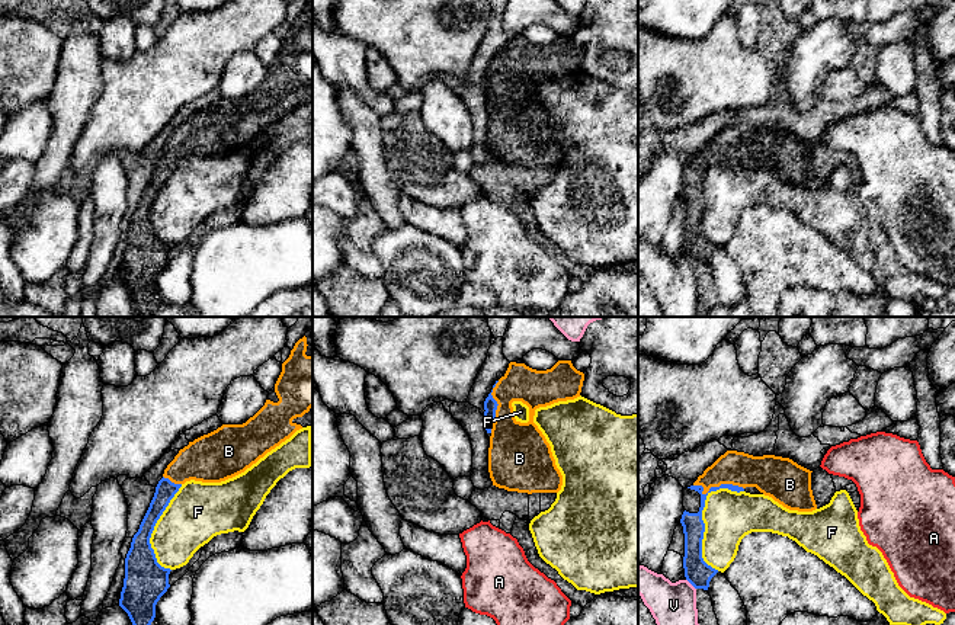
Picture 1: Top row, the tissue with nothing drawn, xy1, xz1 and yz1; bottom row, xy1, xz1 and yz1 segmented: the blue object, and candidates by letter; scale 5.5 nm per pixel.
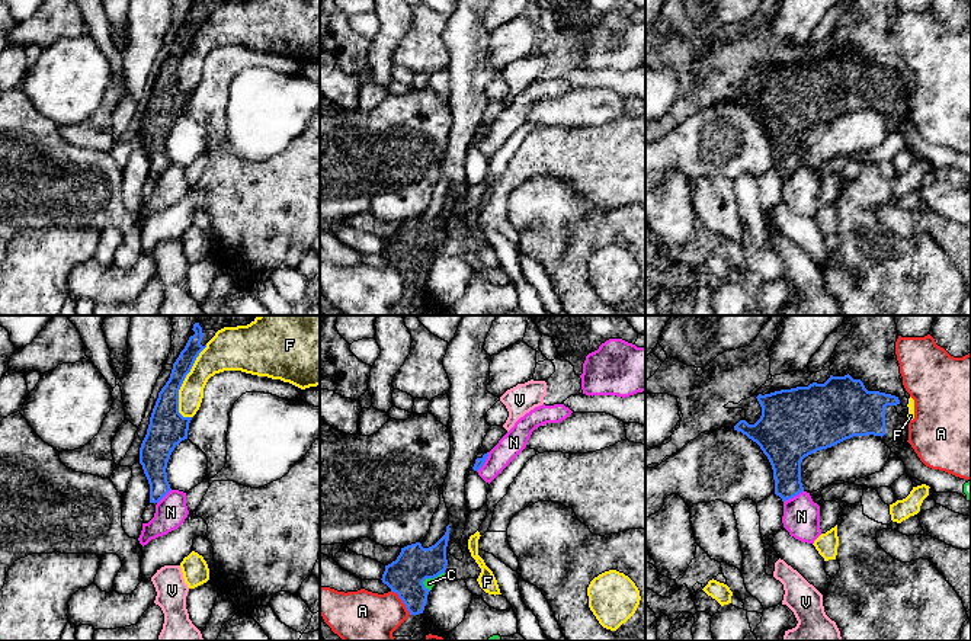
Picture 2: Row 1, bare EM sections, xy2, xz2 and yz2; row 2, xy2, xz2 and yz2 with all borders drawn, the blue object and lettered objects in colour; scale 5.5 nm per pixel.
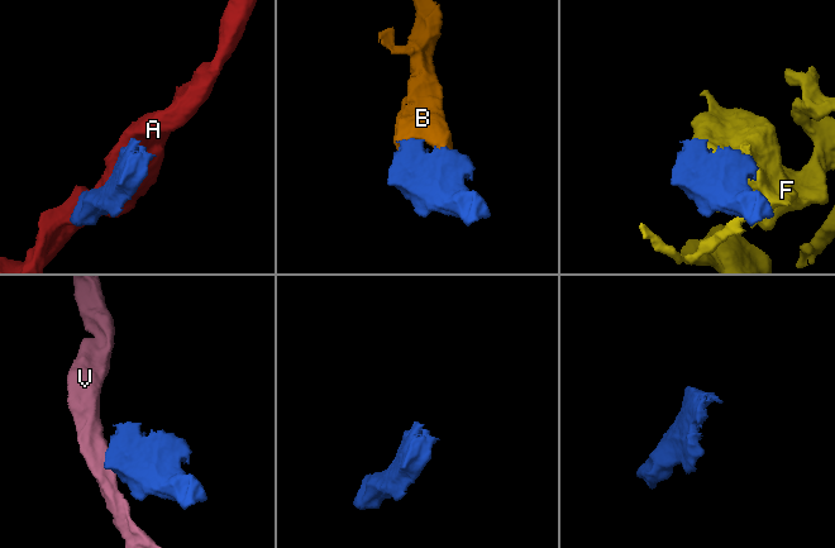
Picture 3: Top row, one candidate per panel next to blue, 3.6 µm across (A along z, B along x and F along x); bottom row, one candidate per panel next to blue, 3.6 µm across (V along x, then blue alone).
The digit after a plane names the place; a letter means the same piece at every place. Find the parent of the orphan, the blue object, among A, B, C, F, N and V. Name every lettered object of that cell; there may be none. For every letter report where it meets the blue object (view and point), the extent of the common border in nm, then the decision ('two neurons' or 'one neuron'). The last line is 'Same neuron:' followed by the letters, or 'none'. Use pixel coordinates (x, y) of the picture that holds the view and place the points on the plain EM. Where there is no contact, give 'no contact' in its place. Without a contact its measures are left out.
A: meets blue in xz2 at (403, 276); contact 170 nm long; two neurons
B: meets blue in yz1 at (717, 162); contact 280 nm long; one neuron
C: meets blue in xz2 at (430, 252); contact 150 nm long; two neurons
F: meets blue in yz1 at (701, 192); contact 480 nm long; two neurons
N: meets blue in yz2 at (792, 170); contact 130 nm long; two neurons
V: meets blue in yz1 at (691, 257); contact 80 nm long; two neurons
Same neuron: B

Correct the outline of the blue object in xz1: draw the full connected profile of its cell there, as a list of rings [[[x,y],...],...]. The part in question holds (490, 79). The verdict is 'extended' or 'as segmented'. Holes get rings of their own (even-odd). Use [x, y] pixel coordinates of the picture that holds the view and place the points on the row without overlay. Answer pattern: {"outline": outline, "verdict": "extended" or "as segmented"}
{"outline": [[[491,67],[488,68],[488,71],[484,76],[484,94],[485,94],[485,105],[487,108],[491,108],[493,103],[493,97],[496,93],[496,84],[497,84],[497,76],[493,73]]], "verdict": "as segmented"}

